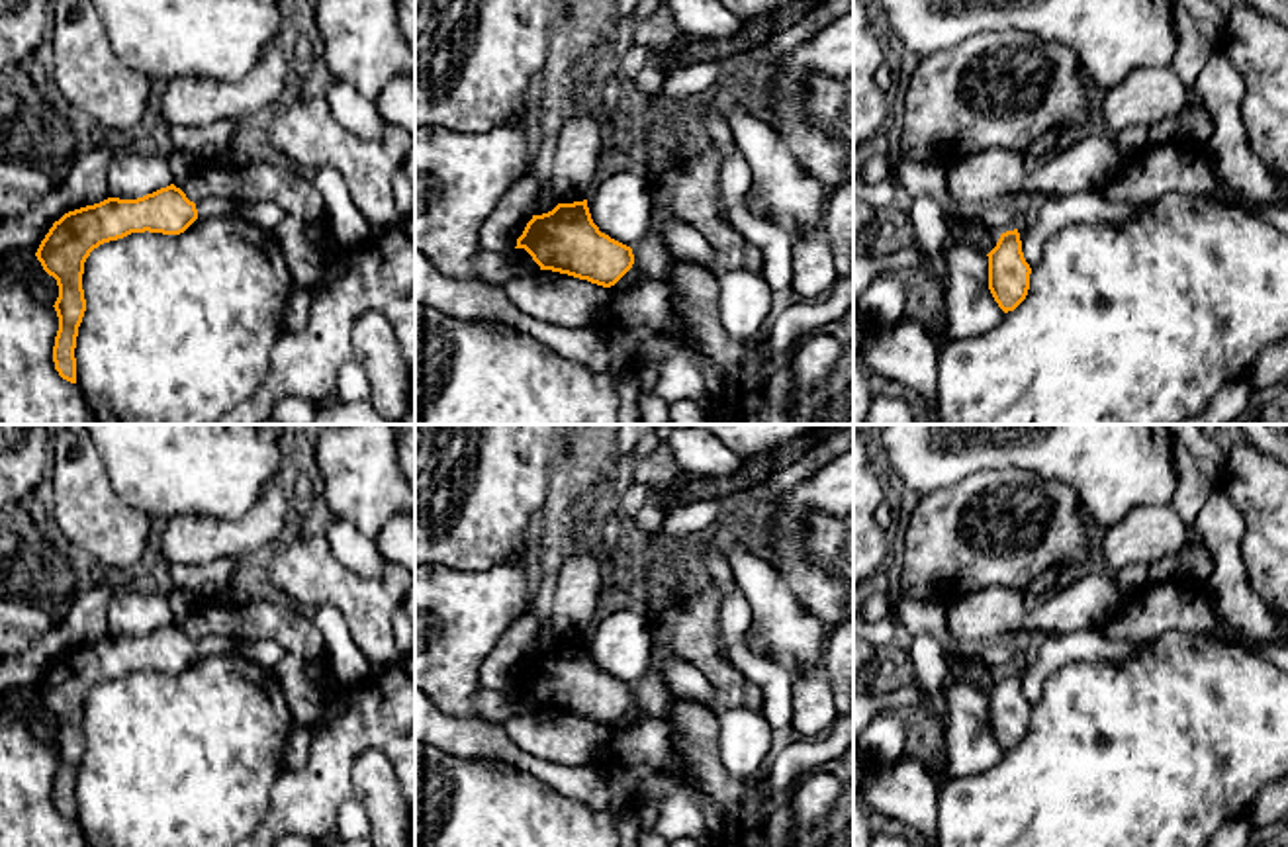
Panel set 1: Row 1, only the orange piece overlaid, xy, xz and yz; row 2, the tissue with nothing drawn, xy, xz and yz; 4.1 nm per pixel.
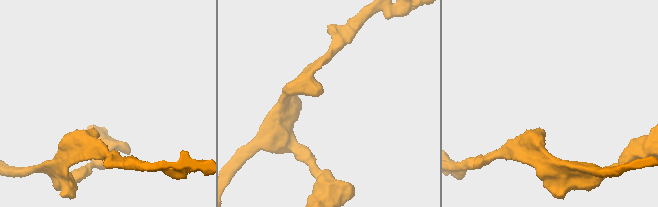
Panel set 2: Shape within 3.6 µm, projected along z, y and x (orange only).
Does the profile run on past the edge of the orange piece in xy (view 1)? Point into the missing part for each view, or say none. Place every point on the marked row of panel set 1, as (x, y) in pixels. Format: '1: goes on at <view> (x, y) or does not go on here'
1: does not go on here

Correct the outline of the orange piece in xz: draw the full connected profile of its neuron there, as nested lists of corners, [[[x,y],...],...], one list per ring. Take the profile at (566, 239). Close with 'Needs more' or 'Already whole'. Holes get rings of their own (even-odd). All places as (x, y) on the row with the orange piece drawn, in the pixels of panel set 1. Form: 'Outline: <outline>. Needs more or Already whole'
Outline: [[[587,200],[558,203],[532,215],[515,248],[525,248],[540,270],[568,274],[611,288],[634,264],[632,248],[601,233]]]. Already whole

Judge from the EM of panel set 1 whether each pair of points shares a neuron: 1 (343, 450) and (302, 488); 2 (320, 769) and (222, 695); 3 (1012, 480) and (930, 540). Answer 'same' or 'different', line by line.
1: different
2: different
3: same

